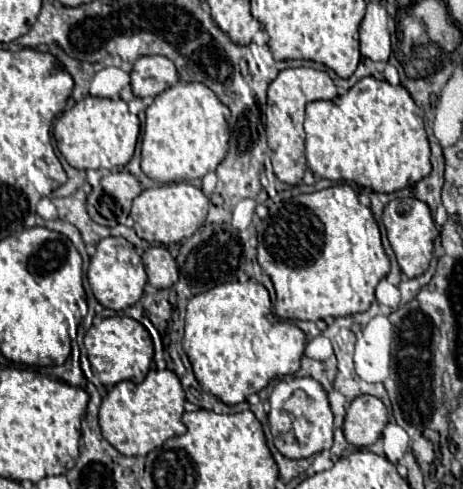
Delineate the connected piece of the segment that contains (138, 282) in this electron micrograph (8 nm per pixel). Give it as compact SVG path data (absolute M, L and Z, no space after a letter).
M105 237L103 241L99 241L97 253L91 257L87 281L91 285L95 299L103 307L123 311L141 299L143 287L147 283L147 275L141 257L137 255L135 247L129 241L125 241L123 237Z

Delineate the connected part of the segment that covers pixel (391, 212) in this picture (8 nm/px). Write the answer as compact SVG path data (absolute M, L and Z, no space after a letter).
M415 197L393 199L383 209L383 225L387 229L387 239L395 251L401 271L407 277L417 277L417 275L425 273L429 267L429 261L433 257L433 241L439 237L431 211L427 209L427 203L423 203Z

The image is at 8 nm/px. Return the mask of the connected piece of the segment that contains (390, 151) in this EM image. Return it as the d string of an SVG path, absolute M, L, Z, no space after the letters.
M375 77L361 79L343 97L307 105L305 155L315 175L331 181L353 181L375 193L411 187L431 173L431 153L421 109L403 85L393 87Z

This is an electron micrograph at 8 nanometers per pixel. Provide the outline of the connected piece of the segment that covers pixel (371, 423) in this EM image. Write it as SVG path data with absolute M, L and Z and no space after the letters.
M361 395L355 397L347 409L343 433L351 445L369 447L381 437L385 425L387 425L385 405L377 397Z

